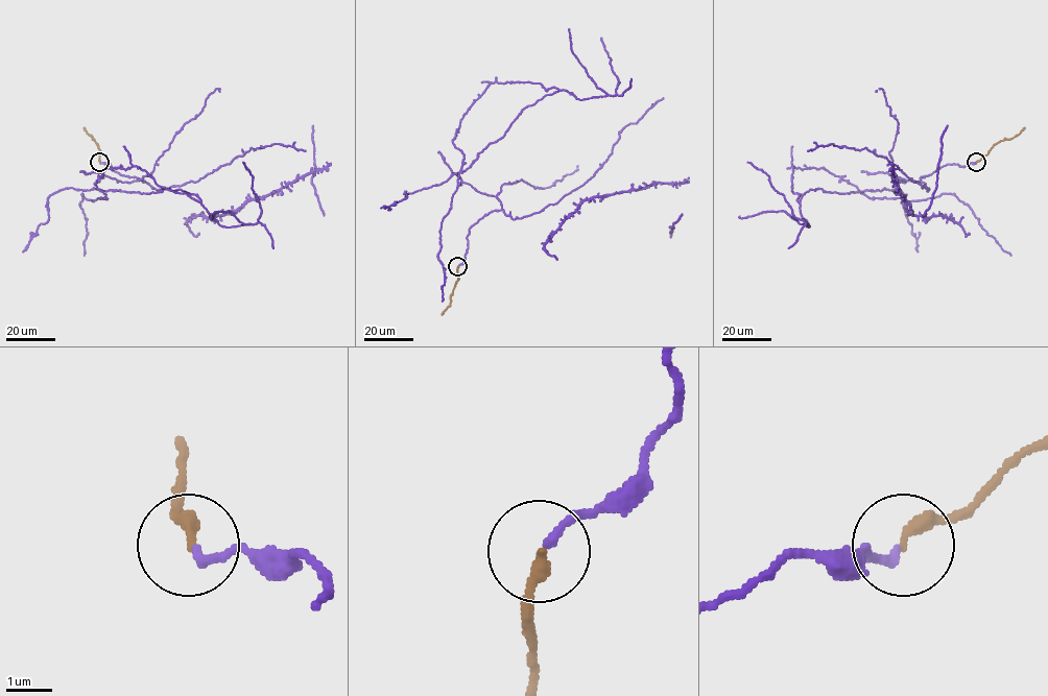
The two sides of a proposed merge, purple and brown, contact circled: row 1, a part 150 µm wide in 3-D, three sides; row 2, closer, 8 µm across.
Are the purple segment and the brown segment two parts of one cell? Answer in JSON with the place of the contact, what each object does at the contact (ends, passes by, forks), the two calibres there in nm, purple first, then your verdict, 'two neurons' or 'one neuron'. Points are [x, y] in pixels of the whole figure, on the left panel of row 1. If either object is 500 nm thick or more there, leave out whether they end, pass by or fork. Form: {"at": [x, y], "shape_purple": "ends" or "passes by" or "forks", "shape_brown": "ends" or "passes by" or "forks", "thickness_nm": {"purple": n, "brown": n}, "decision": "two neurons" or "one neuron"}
{"at": [99, 162], "shape_purple": "ends", "shape_brown": "ends", "thickness_nm": {"purple": 180, "brown": 280}, "decision": "one neuron"}

